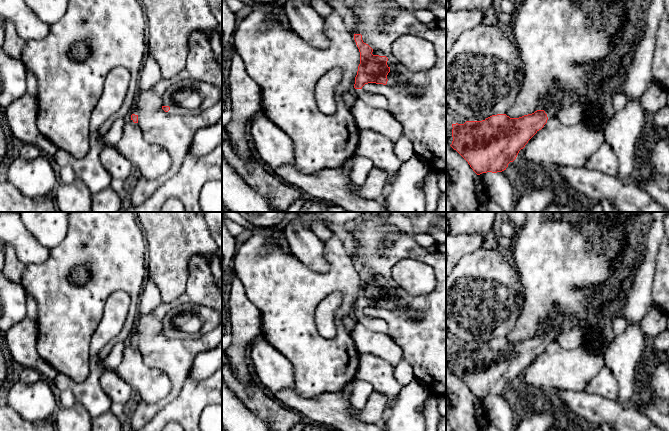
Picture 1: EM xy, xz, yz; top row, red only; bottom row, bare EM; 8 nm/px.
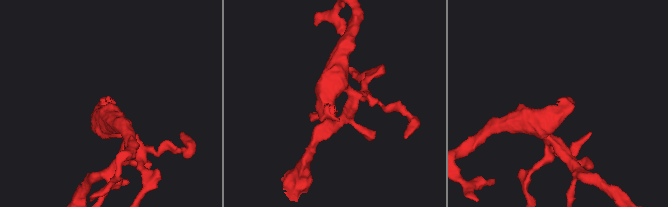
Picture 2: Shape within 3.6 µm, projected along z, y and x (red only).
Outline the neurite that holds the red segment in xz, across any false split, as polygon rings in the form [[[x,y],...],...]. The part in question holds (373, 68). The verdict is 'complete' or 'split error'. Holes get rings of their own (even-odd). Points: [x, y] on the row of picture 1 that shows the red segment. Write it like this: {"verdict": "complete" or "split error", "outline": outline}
{"verdict": "split error", "outline": [[[354,34],[354,40],[360,52],[360,64],[355,77],[356,99],[369,106],[389,110],[389,103],[382,95],[370,95],[362,90],[368,83],[396,86],[393,72],[396,66],[391,64],[383,52],[373,50],[364,43],[361,34]]]}

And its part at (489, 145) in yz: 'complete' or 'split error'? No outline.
split error

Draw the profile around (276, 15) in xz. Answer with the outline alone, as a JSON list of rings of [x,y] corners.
[[[282,6],[281,9],[279,11],[273,11],[272,10],[272,14],[271,14],[271,17],[266,20],[266,22],[262,25],[262,29],[266,29],[268,28],[269,26],[271,26],[275,21],[280,21],[282,22],[281,20],[281,15],[284,14],[286,15],[286,12],[285,12],[285,8]]]

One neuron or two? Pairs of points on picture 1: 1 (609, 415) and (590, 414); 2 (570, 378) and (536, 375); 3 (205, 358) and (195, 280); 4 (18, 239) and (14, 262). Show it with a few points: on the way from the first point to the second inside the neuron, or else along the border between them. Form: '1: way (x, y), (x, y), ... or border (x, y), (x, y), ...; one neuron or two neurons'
1: way (604, 414), (595, 414); one neuron
2: way (562, 375), (544, 375); one neuron
3: border (211, 348), (201, 351), (195, 357), (190, 370); two neurons
4: border (10, 244), (17, 257), (25, 265); two neurons

